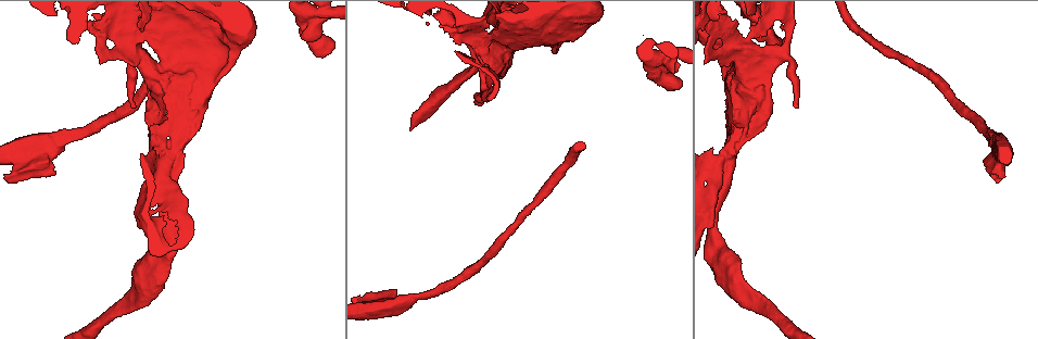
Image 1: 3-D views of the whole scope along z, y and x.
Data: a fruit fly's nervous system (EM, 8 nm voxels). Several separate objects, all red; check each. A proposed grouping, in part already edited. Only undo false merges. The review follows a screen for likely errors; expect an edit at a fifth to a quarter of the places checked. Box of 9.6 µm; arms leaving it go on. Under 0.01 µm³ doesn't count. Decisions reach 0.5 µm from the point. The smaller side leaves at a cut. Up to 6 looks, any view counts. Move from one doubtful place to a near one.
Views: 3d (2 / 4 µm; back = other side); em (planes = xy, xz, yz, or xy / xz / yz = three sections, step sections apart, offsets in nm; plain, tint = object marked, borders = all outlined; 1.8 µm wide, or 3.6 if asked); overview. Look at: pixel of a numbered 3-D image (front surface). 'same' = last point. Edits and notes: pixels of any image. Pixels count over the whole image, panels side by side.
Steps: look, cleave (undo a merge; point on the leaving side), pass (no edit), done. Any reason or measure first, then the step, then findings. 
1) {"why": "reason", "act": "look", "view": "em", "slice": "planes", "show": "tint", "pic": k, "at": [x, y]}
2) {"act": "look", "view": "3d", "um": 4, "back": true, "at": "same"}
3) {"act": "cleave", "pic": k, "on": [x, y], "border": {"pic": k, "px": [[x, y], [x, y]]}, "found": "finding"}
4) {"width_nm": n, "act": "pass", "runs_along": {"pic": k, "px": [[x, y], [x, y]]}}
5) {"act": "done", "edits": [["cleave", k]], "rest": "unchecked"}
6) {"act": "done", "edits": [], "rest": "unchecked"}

{"why": "thick turns thin", "act": "look", "view": "3d", "um": 2, "pic": 1, "at": [192, 119]}

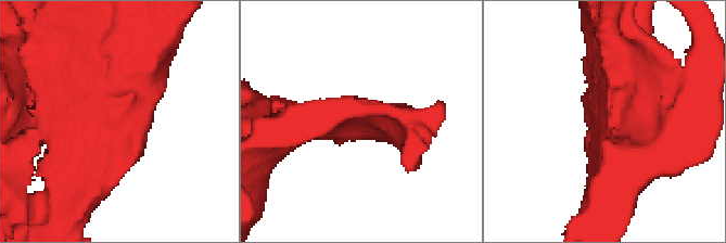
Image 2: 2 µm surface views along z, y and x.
{"why": "now the EM", "act": "look", "view": "em", "slice": "yz", "step": 4, "show": "tint", "pic": 2, "at": [354, 122]}

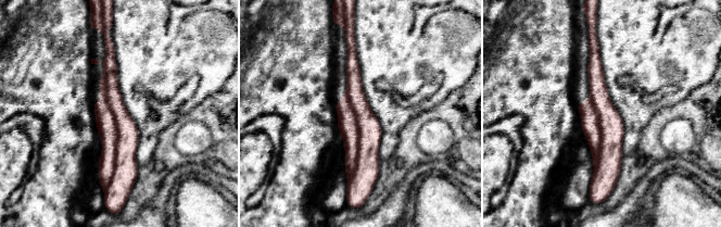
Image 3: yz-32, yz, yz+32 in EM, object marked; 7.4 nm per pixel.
{"act": "cleave", "pic": 3, "on": [105, 124], "found": "two cells meet here"}

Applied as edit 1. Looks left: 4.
{"why": "see it whole again", "act": "look", "view": "overview"}

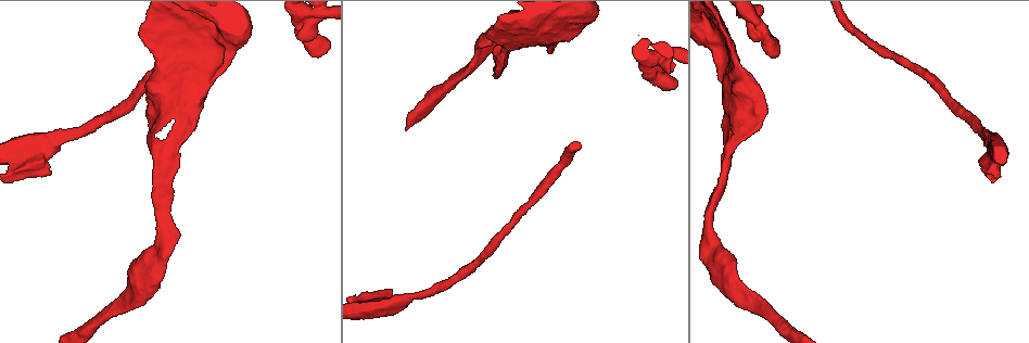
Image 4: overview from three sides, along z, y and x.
{"why": "touches itself", "act": "look", "view": "em", "slice": "planes", "show": "tint", "pic": 4, "at": [712, 18]}

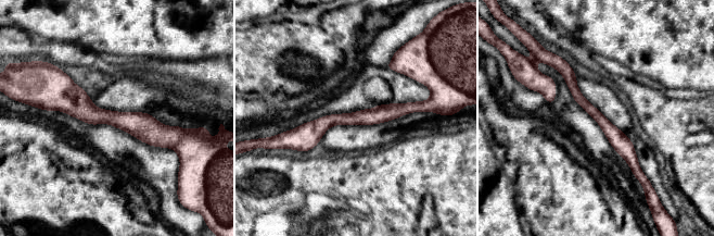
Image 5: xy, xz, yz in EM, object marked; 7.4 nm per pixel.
{"width_nm": 120, "act": "pass", "found": "one cell here"}

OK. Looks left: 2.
{"act": "done", "edits": [["cleave", 3]], "rest": "unchecked"}

